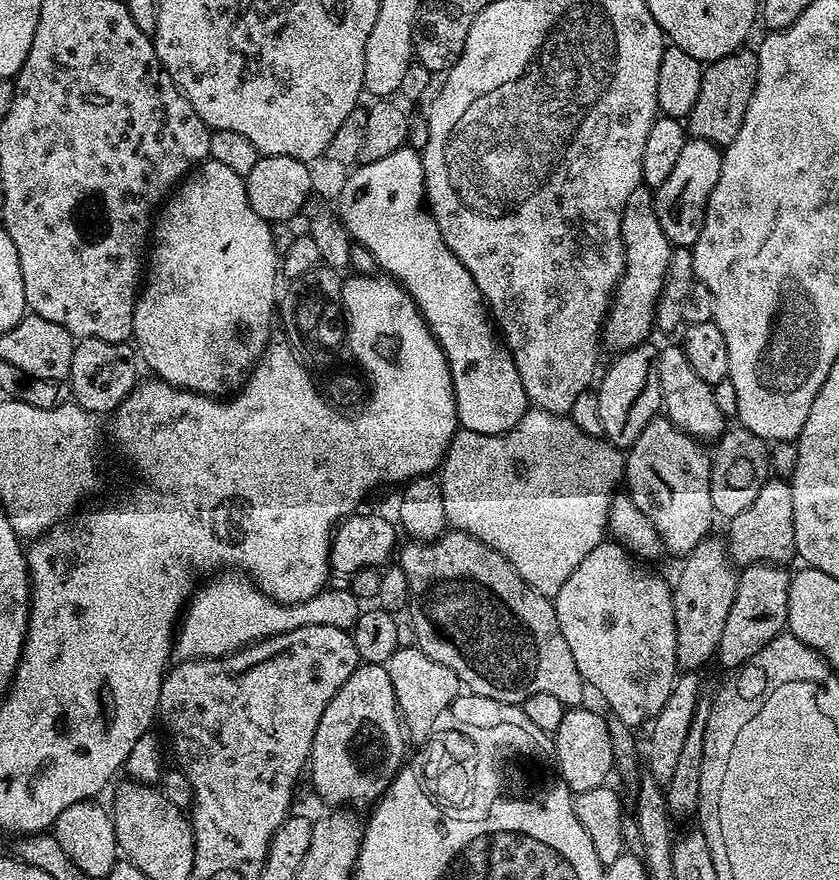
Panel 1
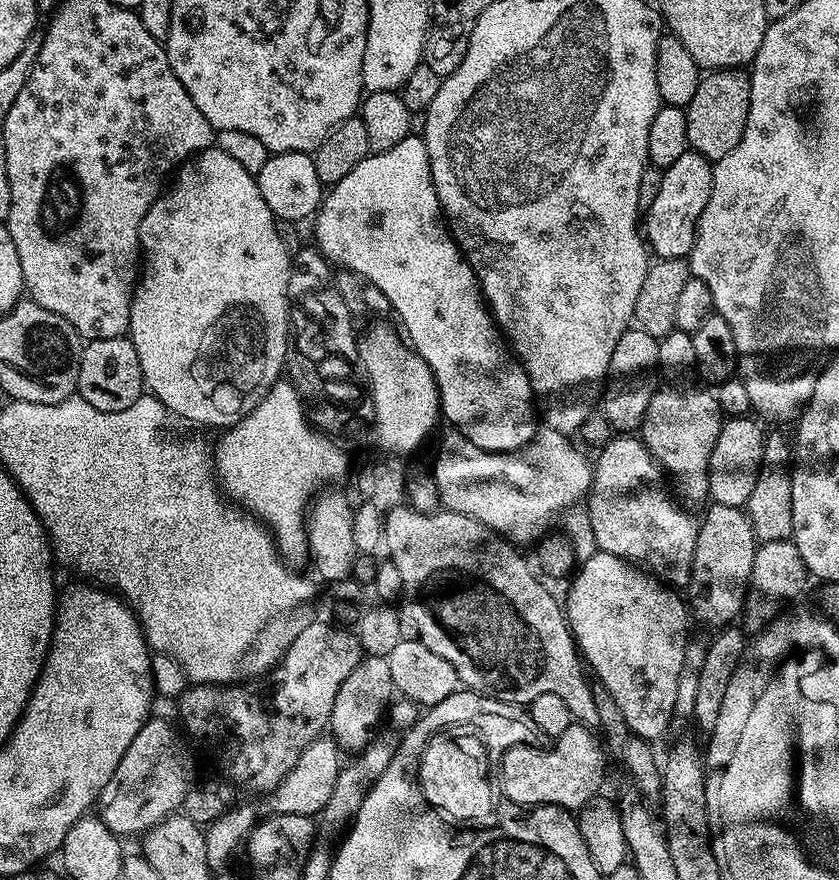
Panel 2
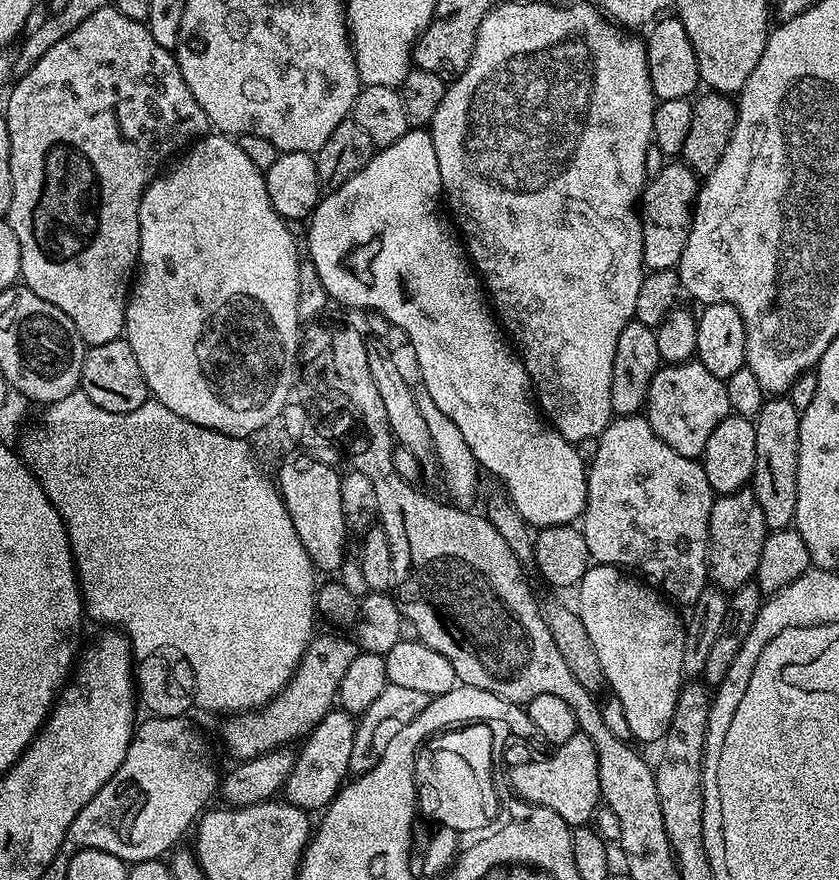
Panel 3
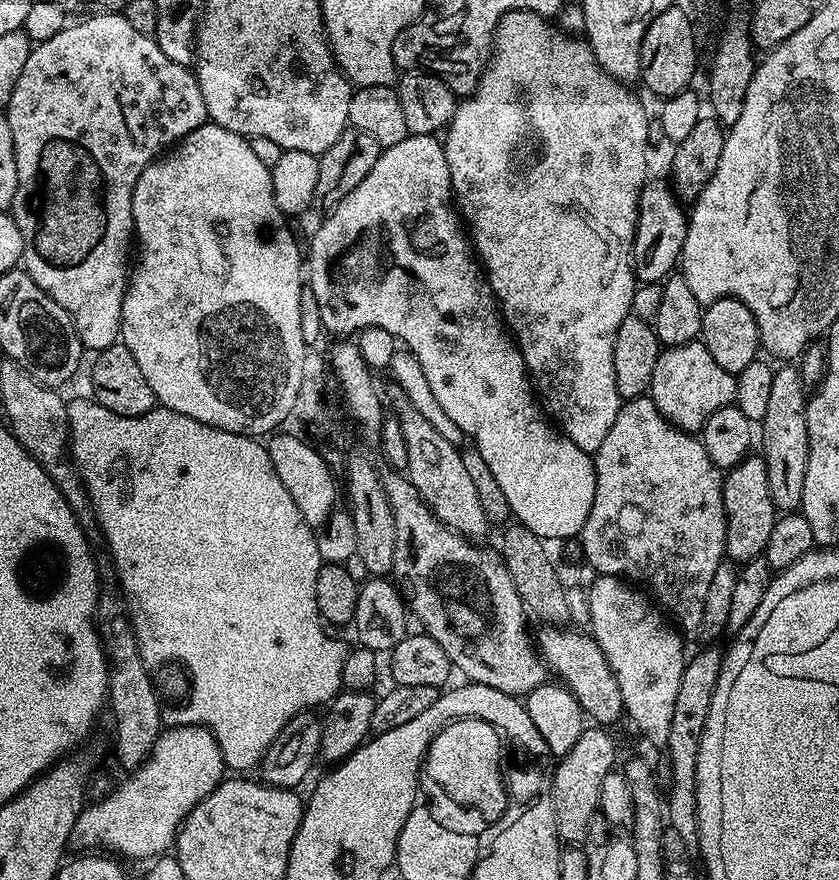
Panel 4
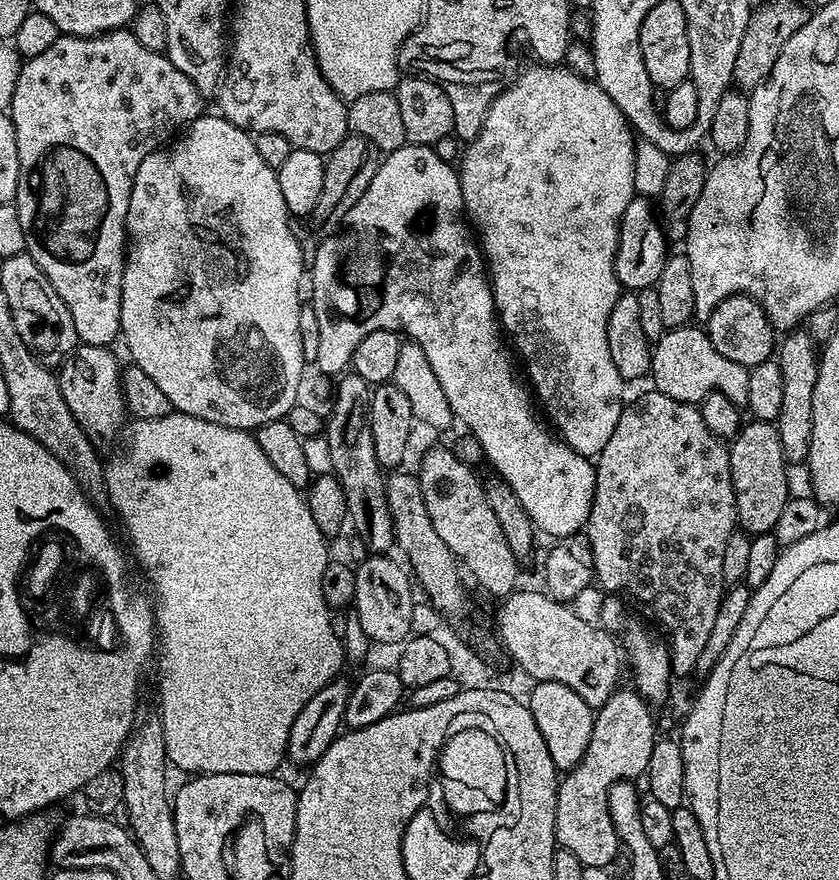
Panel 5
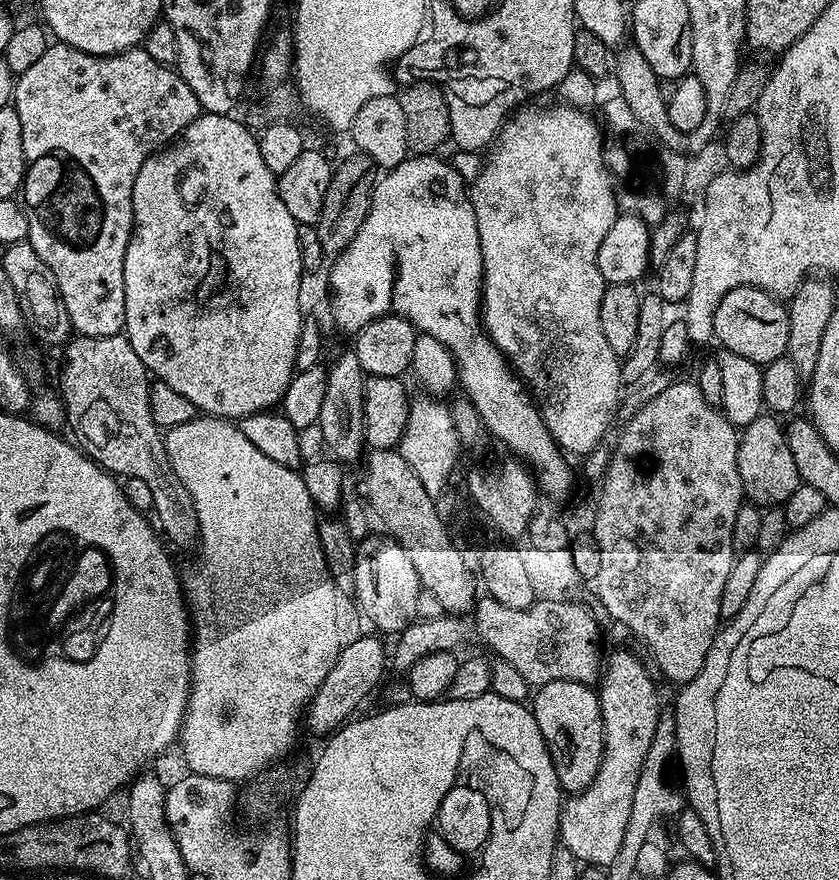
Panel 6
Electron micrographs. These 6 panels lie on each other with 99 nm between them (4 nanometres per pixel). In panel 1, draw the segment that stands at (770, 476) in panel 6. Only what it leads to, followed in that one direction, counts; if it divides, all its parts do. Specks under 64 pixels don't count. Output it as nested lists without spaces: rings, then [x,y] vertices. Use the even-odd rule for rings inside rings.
[[[716,534],[705,536],[681,564],[684,565],[676,576],[676,584],[674,580],[671,585],[676,627],[676,667],[692,674],[716,656],[722,626],[726,624],[730,602],[734,602],[738,572],[728,555],[727,543],[721,537],[719,540]]]

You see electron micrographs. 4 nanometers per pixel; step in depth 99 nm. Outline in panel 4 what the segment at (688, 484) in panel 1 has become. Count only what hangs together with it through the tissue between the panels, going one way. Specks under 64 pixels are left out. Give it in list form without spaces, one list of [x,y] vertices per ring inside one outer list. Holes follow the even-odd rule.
[[[695,339],[682,346],[664,348],[661,351],[658,362],[654,362],[654,378],[650,395],[654,406],[658,406],[660,413],[673,426],[681,428],[684,432],[696,434],[703,429],[706,418],[710,418],[710,414],[714,414],[714,410],[735,401],[736,377],[733,373],[722,370],[722,366],[718,366],[718,361],[710,355],[710,350],[706,350],[706,346],[699,339]]]

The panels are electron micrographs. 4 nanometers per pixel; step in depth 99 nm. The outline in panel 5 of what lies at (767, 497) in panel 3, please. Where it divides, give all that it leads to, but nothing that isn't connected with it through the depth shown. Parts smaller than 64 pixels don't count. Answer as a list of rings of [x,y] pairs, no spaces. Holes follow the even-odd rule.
[[[804,330],[789,331],[783,340],[784,345],[778,348],[782,370],[782,410],[778,410],[774,423],[780,435],[785,461],[804,462],[808,459],[808,447],[814,430],[814,386],[821,365],[818,363],[818,348],[812,345],[811,338]]]

